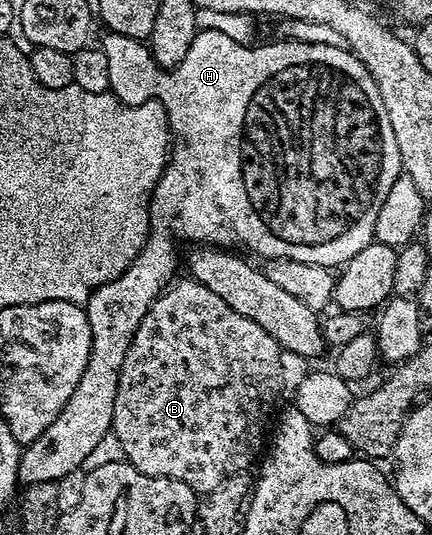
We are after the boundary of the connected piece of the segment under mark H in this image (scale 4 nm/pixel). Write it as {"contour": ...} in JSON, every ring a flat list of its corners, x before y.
{"contour":[[203,28,197,29,194,40,190,44,189,50,186,52,186,57,182,59,182,64,175,66,173,70,167,72,160,69,160,66,152,58,152,52,141,39,127,38,121,34,111,32,105,33,102,48,106,52,106,61,110,67,110,84,108,85,112,97,117,98,124,106,141,106,144,102,158,101,164,106,164,116,168,124,171,137,176,137,176,147,174,145,170,150,170,157,165,161,164,170,160,174,160,179,156,182,155,188,152,190,152,197,148,204,147,215,147,233,144,240,144,247,138,252,138,256,130,264,130,268,126,268,126,272,122,272,120,278,110,280,106,284,102,284,99,288,89,296,86,303,88,319,90,320,90,336,92,343,90,344,90,360,86,360,86,372,82,372,82,380,78,380,78,388,74,388,74,396,70,396,70,400,66,400,66,408,62,408,62,412,58,412,58,416,54,420,54,424,50,424,50,428,46,428,46,432,42,432,42,436,38,436,38,440,27,443,23,447,20,456,20,467,18,468,18,479,25,487,34,485,35,482,54,482,62,476,66,476,66,472,74,472,83,467,86,456,90,456,90,451,97,446,98,440,102,440,102,436,110,433,112,428,112,417,114,416,114,396,118,390,118,376,122,372,122,360,126,360,126,352,130,348,130,344,134,340,134,332,138,328,138,324,142,324,142,320,146,316,146,312,154,304,154,300,161,292,177,277,176,274,176,238,193,238,193,243,196,244,224,244,224,241,229,238,230,241,240,241,246,249,252,254,257,254,263,260,271,260,274,258,285,258,287,262,290,260,302,260,302,264,322,264,329,268,343,267,344,263,349,262,358,252,362,252,362,248,366,248,374,241,376,233,376,221,378,220,378,212,382,208,382,204,386,200,386,196,390,196,390,188,394,188,394,180,398,180,402,176,402,167,400,165,400,153,398,152,398,140,394,140,394,128,390,128,390,116,386,116,386,104,382,104,382,96,378,92,378,84,372,79,372,74,362,64,362,60,358,60,351,50,343,45,332,46,328,42,298,42,295,40,287,40,288,42,268,42,265,46,252,46,253,44,245,44,230,40,230,36,226,36,226,32,218,32,217,30,206,30]]}

